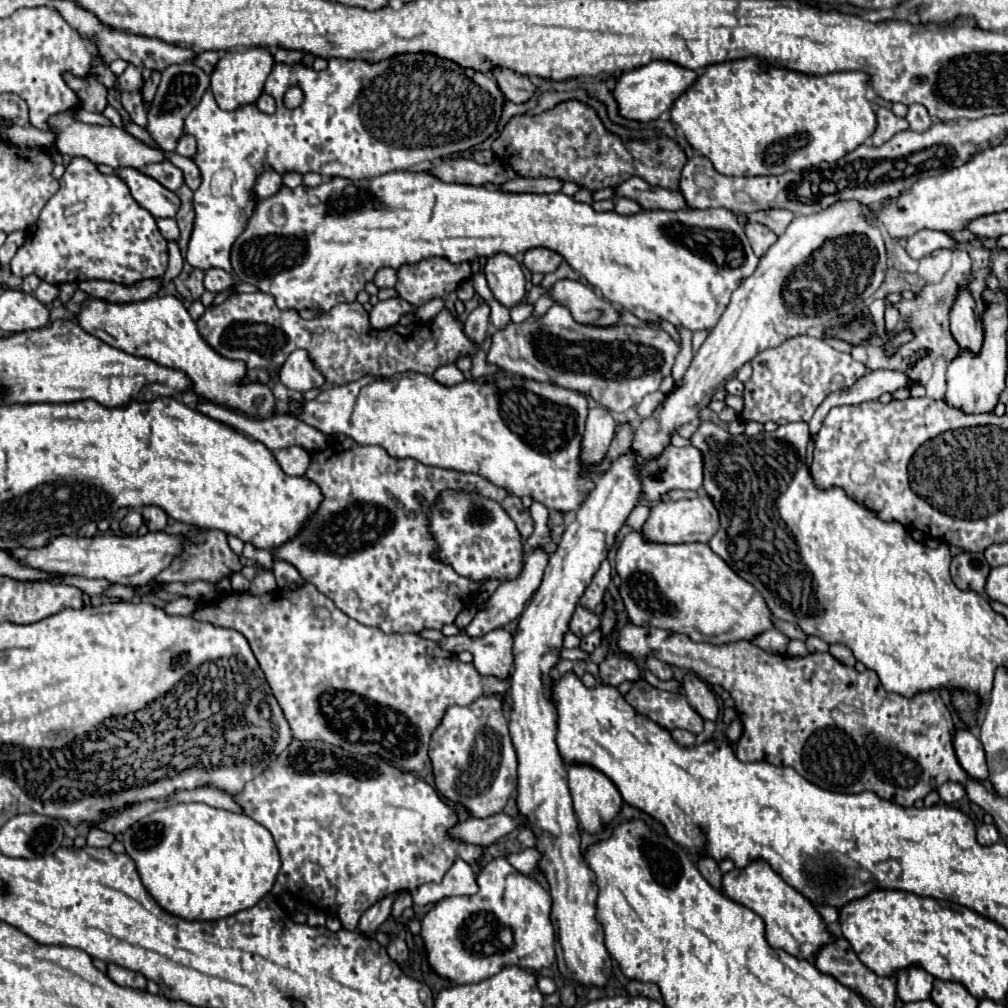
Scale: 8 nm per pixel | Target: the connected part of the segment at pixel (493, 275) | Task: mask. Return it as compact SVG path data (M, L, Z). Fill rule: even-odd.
M495 253L487 259L483 273L489 289L501 305L513 307L525 297L525 275L515 257L507 253Z

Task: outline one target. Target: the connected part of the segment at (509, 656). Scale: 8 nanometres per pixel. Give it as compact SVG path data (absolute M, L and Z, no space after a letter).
M493 629L483 637L459 633L455 637L445 637L441 647L455 655L469 651L473 655L473 665L481 675L505 679L513 671L513 635L505 629Z

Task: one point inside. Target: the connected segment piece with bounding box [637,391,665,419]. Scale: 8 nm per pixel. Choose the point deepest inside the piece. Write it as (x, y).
(647, 406)

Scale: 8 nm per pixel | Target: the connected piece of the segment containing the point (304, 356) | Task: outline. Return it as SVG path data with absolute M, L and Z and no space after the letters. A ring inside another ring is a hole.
M295 349L287 357L287 361L283 363L283 367L279 371L279 379L285 387L301 391L301 393L305 393L313 387L321 387L325 383L325 377L313 365L313 359L309 357L309 353L303 349Z

